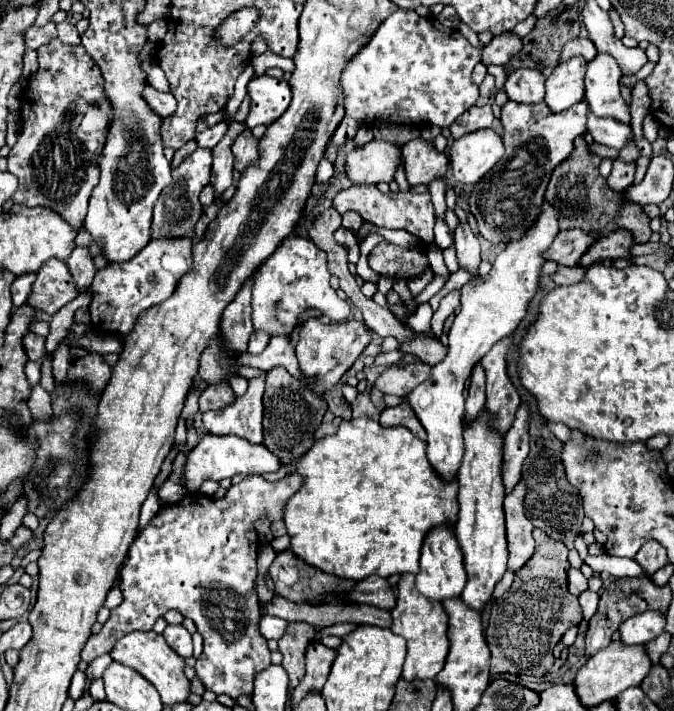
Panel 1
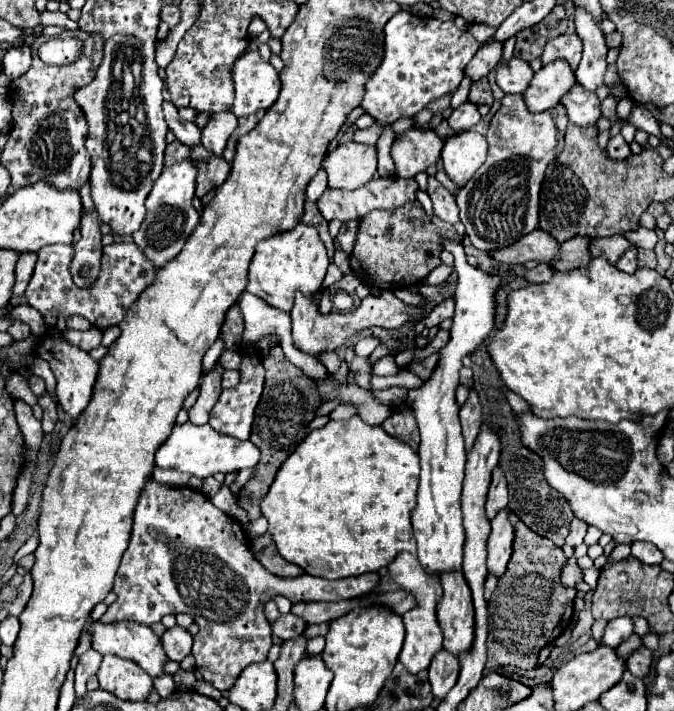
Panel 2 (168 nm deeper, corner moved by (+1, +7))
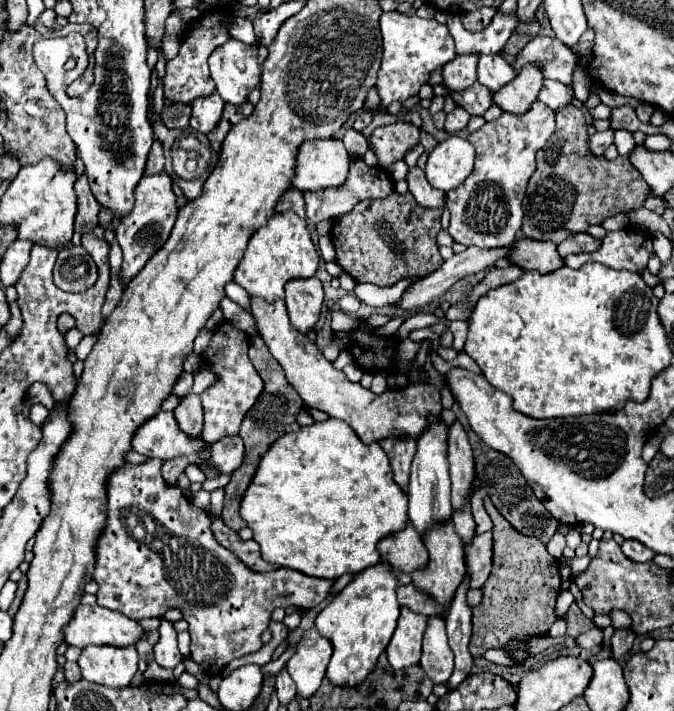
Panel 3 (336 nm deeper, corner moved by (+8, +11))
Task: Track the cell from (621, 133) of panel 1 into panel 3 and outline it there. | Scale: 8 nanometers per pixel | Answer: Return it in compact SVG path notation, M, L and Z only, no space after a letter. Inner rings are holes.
M544 80L544 88L542 88L538 100L542 100L552 110L558 110L558 108L564 108L566 104L574 102L574 90L572 90L572 86L558 84L554 80Z

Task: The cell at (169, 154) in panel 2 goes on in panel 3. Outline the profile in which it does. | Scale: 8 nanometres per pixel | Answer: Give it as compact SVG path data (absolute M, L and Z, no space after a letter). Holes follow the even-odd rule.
M156 140L152 144L152 150L148 154L148 162L146 162L146 174L158 174L164 170L164 148L162 142Z

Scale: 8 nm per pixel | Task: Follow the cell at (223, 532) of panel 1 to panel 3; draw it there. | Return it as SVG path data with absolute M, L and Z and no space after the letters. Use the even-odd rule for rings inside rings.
M146 460L142 466L126 464L118 468L108 480L108 524L98 540L94 580L100 590L96 594L98 604L110 610L118 610L132 620L164 616L164 612L178 608L184 620L190 624L190 656L208 674L220 674L228 662L260 650L260 634L268 628L274 608L298 606L310 610L332 594L334 580L318 580L314 576L302 576L288 568L274 572L252 572L232 552L222 548L214 540L210 528L212 518L206 510L194 506L178 486L168 486L160 474L162 460Z

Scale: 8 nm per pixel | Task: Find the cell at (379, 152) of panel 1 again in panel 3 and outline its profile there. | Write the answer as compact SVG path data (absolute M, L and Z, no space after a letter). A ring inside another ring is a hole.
M340 138L310 140L300 146L292 186L302 192L334 188L346 182L348 166L350 154Z

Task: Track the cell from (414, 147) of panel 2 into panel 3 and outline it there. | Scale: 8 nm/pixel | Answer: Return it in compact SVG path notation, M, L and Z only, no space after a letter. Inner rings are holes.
M394 122L380 126L372 132L370 146L378 156L378 166L388 168L398 160L404 160L406 152L420 142L420 128L410 122Z

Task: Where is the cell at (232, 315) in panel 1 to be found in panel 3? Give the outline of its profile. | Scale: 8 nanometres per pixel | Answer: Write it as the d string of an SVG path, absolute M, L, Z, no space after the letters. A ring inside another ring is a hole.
M188 394L184 398L180 398L178 408L174 410L176 422L180 426L180 430L184 430L190 436L200 436L202 434L202 404L200 404L200 396L198 394Z

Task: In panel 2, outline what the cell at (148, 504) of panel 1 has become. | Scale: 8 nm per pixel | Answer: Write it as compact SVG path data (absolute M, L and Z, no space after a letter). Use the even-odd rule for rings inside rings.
M191 422L173 426L169 438L159 446L155 454L155 464L161 468L173 468L197 478L207 478L217 472L239 472L243 468L253 468L259 460L257 446L249 440L237 440L231 436L217 434L209 424L195 426Z

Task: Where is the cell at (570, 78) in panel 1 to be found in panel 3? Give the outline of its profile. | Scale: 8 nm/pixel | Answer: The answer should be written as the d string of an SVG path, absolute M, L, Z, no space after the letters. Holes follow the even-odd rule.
M526 64L526 68L522 68L510 84L500 88L492 96L502 110L512 114L524 114L530 110L530 104L536 102L542 84L542 68L538 68L538 64Z

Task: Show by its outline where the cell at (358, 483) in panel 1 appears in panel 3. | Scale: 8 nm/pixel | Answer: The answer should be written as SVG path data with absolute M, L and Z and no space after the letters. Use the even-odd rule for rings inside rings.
M328 418L324 422L314 422L310 426L302 426L298 432L290 432L280 436L280 440L276 440L270 450L266 452L266 456L262 458L252 484L248 486L244 498L242 498L242 506L240 506L240 516L246 520L246 524L254 530L254 540L260 544L262 550L262 558L268 562L274 562L278 566L284 568L292 568L298 570L302 574L308 576L316 576L316 578L330 578L336 580L342 574L356 574L362 572L374 564L380 562L380 554L376 550L376 544L390 536L396 534L400 530L404 530L408 526L408 516L406 516L406 508L408 508L408 494L402 492L402 488L398 488L398 484L392 478L392 468L390 468L390 458L386 456L386 452L382 452L382 446L378 442L374 444L362 444L362 440L358 440L358 434L342 420L336 418Z

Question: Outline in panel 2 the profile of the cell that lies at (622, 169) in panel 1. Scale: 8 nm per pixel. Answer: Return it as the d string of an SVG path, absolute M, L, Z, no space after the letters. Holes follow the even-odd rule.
M617 134L617 136L613 136L613 138L609 140L607 152L609 152L609 156L611 156L613 160L623 160L623 158L627 158L627 156L631 154L629 144L625 142L625 138L623 138L621 134Z

